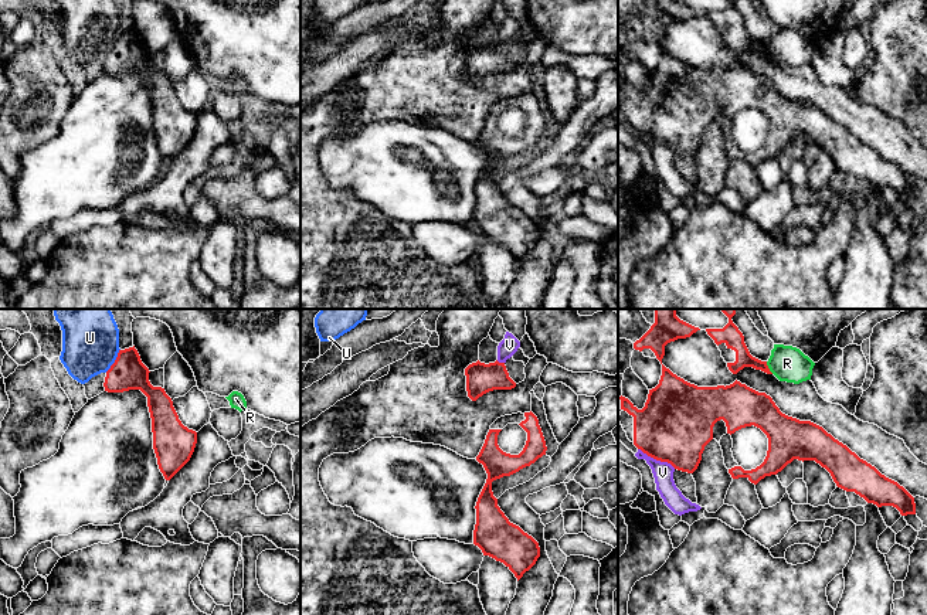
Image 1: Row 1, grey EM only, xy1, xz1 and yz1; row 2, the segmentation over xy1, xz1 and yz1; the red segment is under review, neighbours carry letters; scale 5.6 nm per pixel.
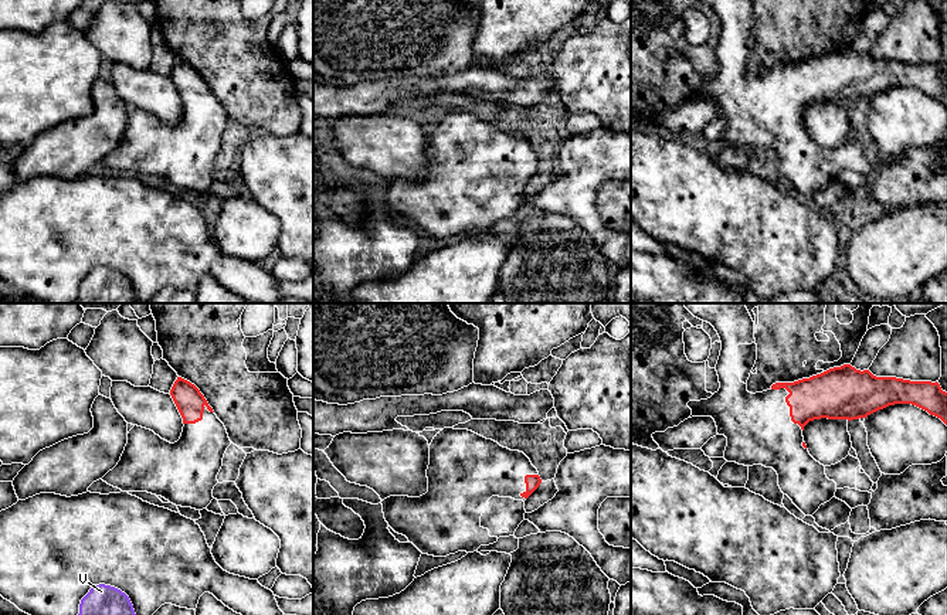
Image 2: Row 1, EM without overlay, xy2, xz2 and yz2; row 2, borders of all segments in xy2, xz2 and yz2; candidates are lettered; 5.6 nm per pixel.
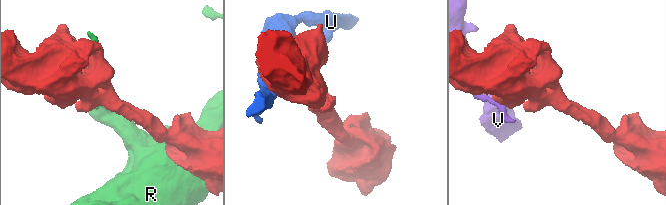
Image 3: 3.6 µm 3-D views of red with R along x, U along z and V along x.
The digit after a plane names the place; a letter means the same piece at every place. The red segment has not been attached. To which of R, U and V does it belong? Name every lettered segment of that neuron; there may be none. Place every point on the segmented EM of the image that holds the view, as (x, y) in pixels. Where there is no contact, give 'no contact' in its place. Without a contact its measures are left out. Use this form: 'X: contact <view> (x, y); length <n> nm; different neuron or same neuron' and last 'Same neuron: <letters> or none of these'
R: contact yz1 (767, 367); length 80 nm; different neuron
U: contact xy1 (115, 360); length 160 nm; different neuron
V: contact yz1 (656, 459); length 240 nm; different neuron
Same neuron: none of these

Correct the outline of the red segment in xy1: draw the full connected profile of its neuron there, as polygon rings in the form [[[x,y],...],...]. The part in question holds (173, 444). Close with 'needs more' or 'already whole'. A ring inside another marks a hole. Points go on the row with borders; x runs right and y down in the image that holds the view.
[[[133,347],[119,350],[115,363],[106,371],[105,391],[123,393],[140,390],[147,397],[152,418],[153,449],[166,480],[170,480],[191,458],[197,432],[181,424],[164,388],[153,387],[149,368]]]; already whole

